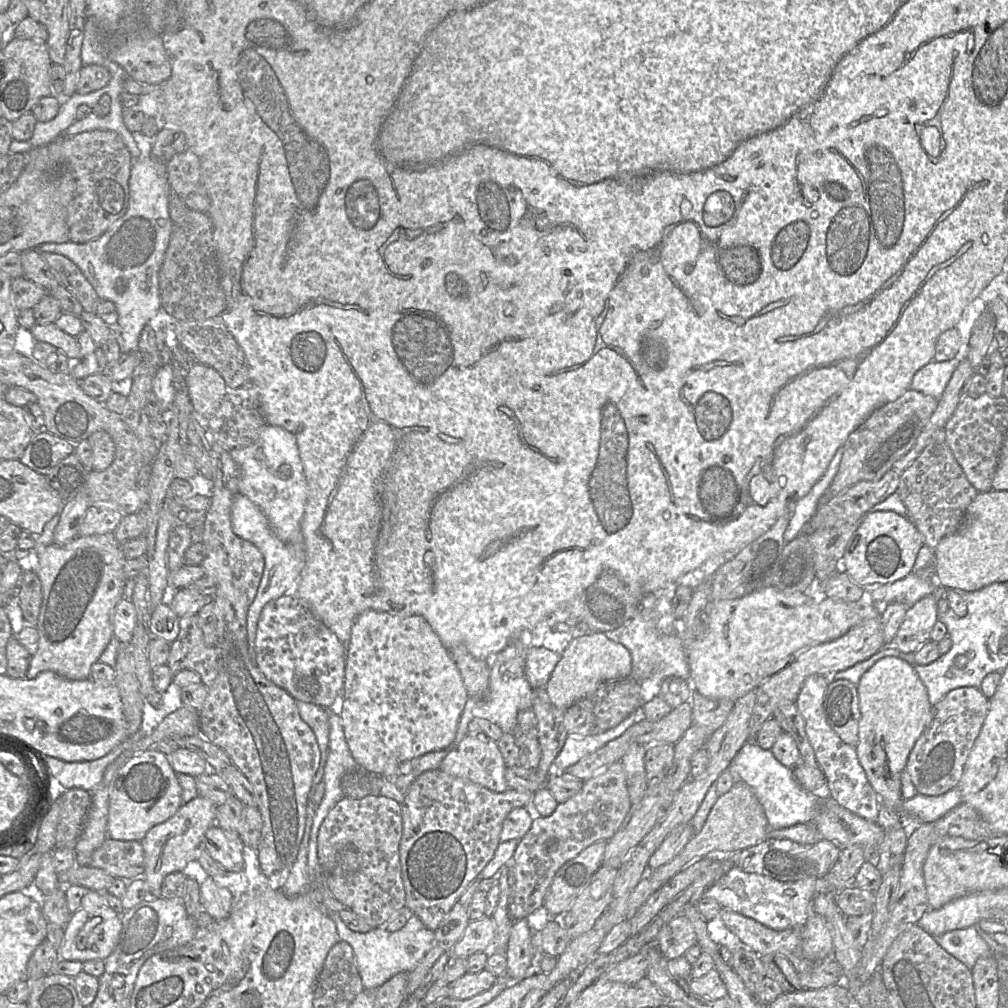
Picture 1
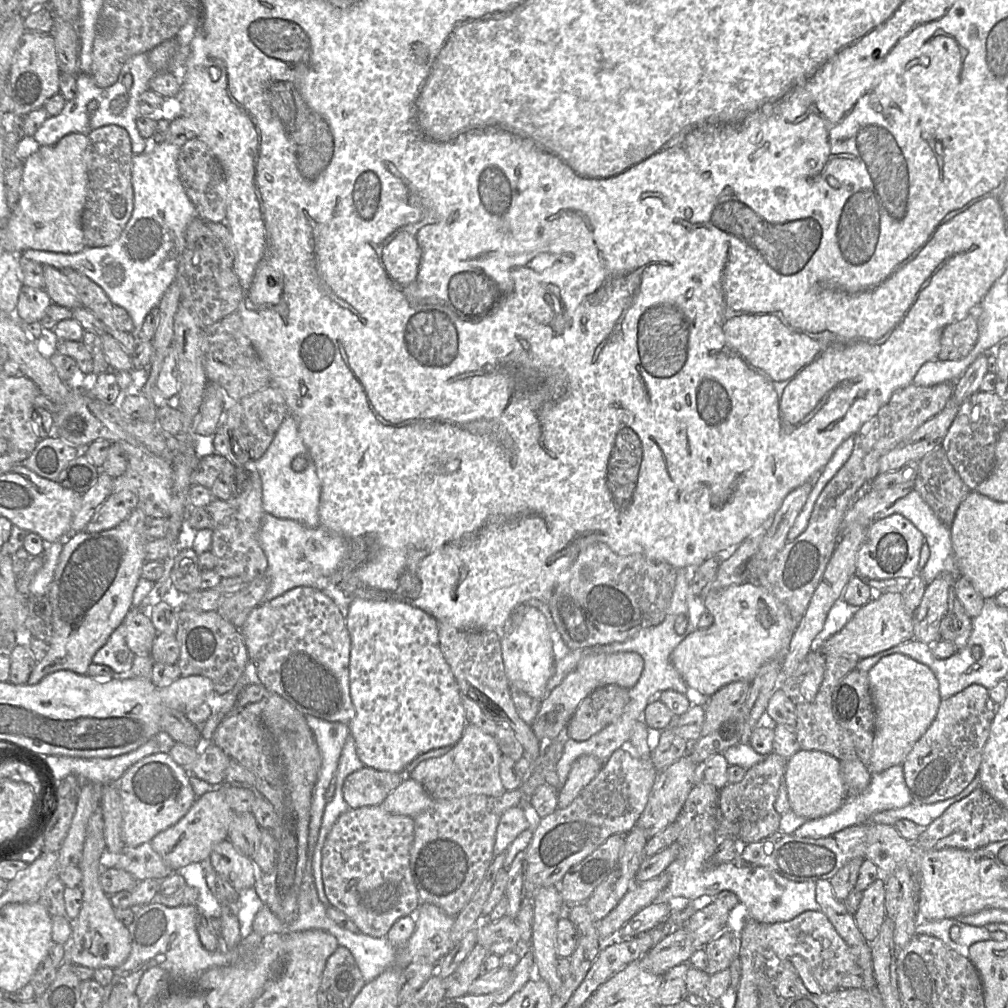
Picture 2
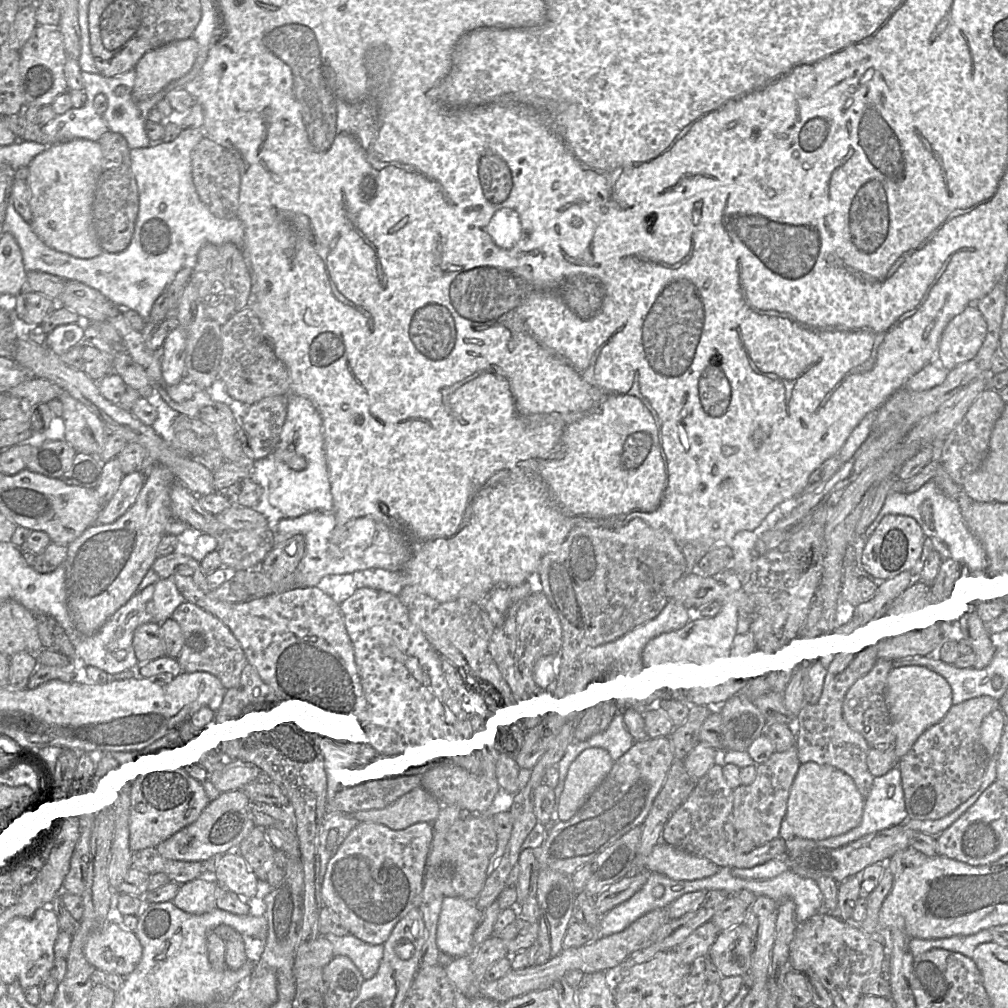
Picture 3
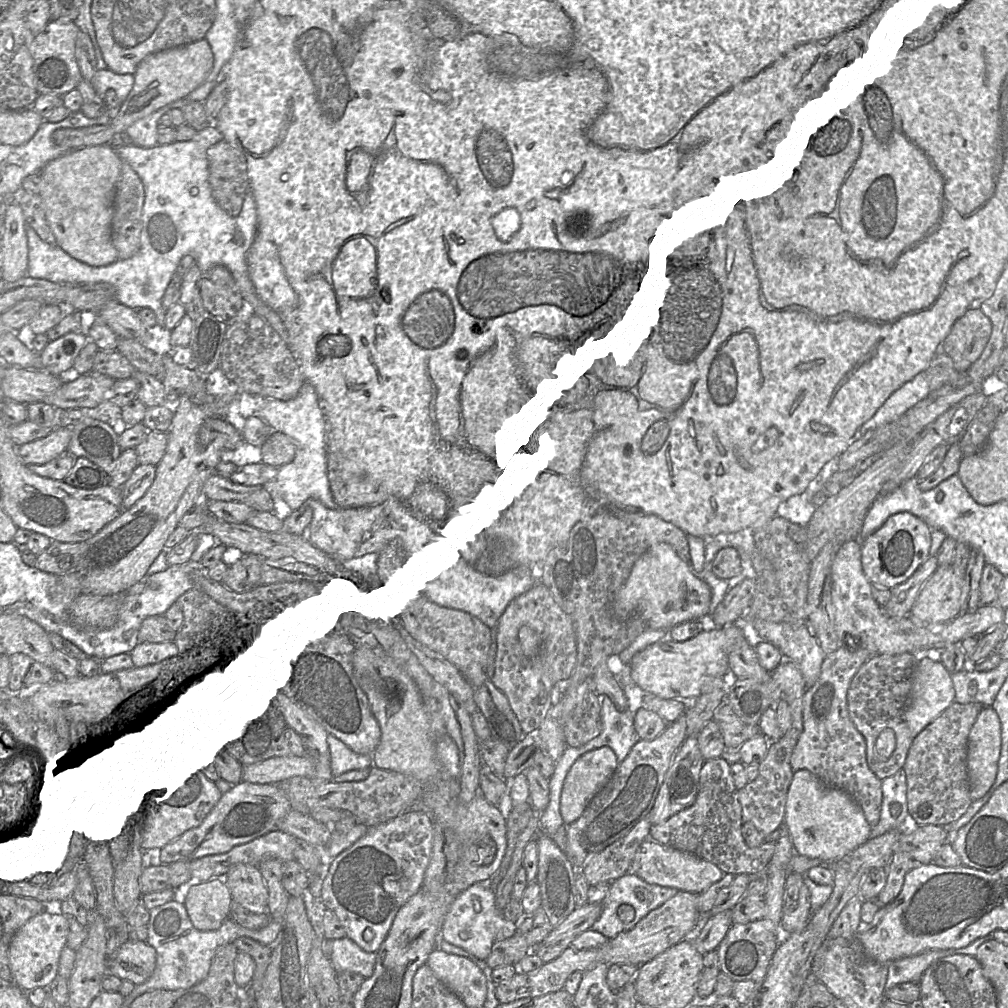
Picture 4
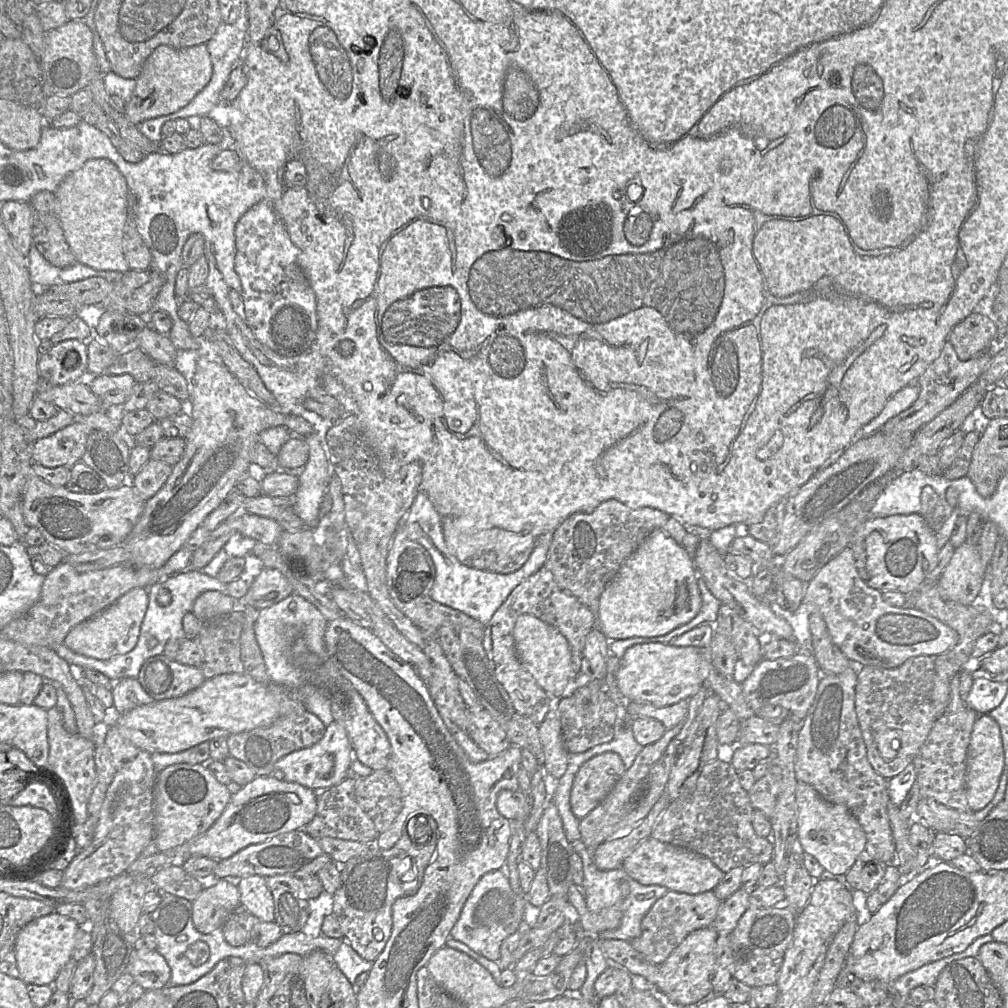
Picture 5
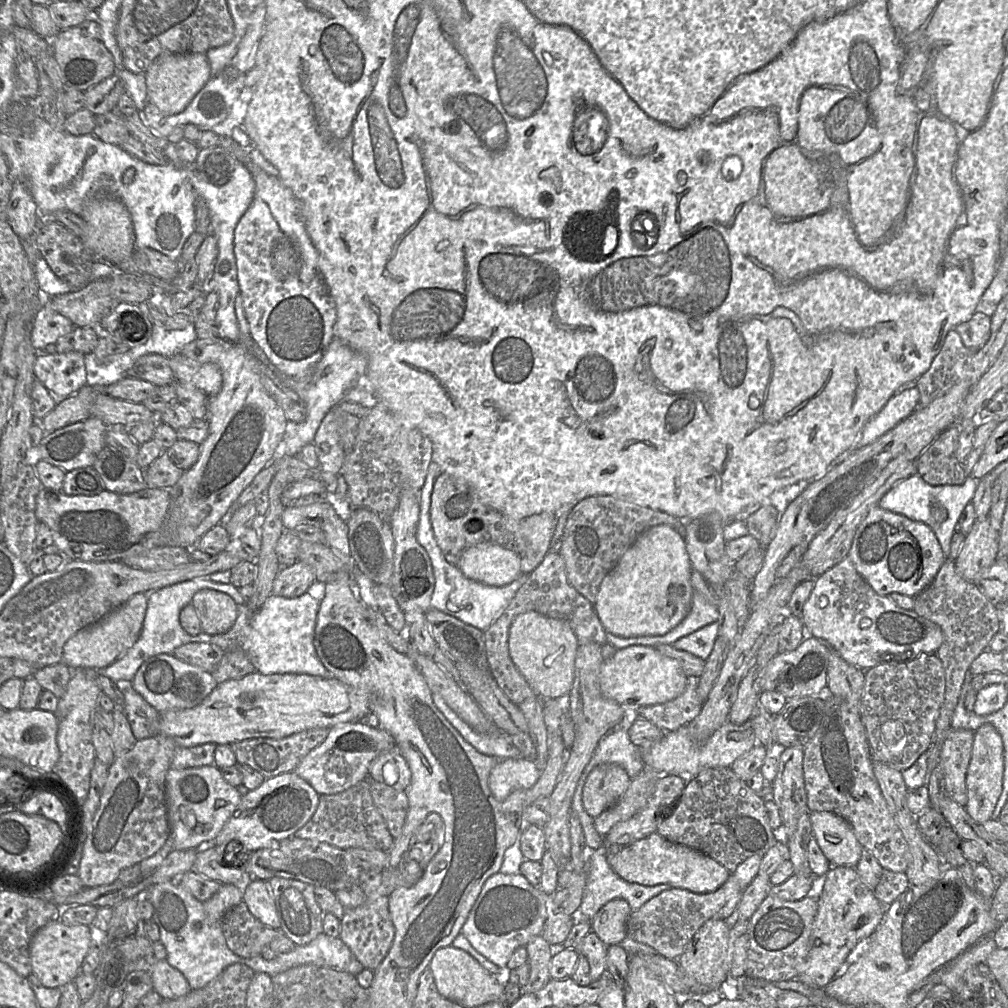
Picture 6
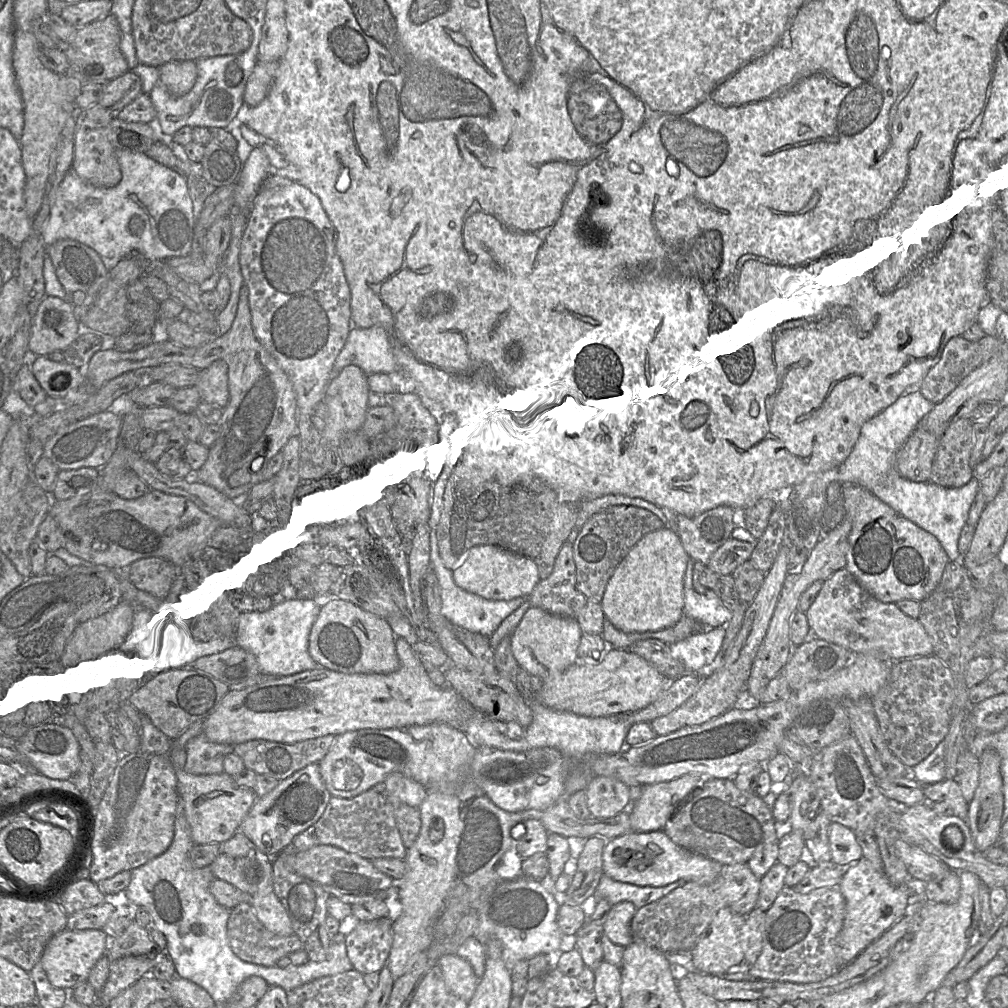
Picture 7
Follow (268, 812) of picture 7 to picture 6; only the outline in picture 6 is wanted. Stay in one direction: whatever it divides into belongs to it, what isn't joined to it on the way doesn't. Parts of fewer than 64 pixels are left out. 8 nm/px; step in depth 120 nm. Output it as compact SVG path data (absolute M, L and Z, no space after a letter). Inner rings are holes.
M295 771L266 778L258 788L249 790L242 796L234 814L212 844L227 845L231 840L238 840L248 851L269 848L292 836L312 818L318 807L319 797L317 791Z

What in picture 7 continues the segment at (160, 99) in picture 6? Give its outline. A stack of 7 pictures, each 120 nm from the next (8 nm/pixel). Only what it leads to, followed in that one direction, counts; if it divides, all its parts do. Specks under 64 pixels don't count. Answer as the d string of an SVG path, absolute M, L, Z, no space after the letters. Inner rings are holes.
M193 60L170 61L159 67L159 81L175 97L184 96L197 79L197 66Z

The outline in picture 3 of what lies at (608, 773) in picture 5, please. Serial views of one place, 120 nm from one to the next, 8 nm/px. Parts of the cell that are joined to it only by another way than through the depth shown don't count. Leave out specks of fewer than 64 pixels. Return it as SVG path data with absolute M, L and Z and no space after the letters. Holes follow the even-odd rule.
M598 746L584 749L571 762L559 797L558 820L567 821L575 815L609 773L613 763L609 752Z

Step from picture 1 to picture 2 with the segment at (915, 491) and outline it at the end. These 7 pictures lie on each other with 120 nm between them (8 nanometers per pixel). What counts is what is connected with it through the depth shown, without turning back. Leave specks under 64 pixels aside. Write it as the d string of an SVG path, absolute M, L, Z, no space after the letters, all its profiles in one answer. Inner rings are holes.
M942 447L935 448L919 461L913 488L949 528L960 504L971 491L949 462Z

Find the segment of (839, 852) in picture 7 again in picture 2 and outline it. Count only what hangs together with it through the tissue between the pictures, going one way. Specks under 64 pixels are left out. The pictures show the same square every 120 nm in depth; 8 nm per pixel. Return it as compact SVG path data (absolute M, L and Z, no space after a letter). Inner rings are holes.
M799 749L788 760L784 784L791 809L796 815L807 820L837 811L849 795L841 774L839 760L829 754L814 750Z

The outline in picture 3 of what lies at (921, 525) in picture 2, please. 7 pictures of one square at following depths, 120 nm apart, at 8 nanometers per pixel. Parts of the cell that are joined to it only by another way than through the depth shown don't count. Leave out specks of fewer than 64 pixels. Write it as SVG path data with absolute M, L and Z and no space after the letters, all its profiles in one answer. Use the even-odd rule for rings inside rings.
M933 480L928 481L918 491L912 494L893 493L887 496L883 508L878 514L877 518L867 528L867 530L863 534L863 538L858 538L855 544L856 564L858 564L858 571L859 571L859 566L861 565L861 559L863 557L867 542L869 541L869 539L871 538L877 527L880 525L883 518L889 515L901 515L901 516L911 517L922 528L925 536L928 537L925 540L924 550L923 550L923 564L925 564L925 567L931 562L931 560L935 557L937 553L946 562L956 561L960 563L965 569L970 570L973 574L990 573L990 566L986 552L982 544L979 542L979 540L970 532L970 530L966 526L961 515L958 501L944 495L937 488Z

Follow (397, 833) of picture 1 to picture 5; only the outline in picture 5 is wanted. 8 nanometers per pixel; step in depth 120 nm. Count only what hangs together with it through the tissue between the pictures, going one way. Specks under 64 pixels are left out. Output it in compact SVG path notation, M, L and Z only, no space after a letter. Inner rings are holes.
M421 814L421 815L416 815L416 816L414 816L414 815L413 815L413 816L409 816L407 820L409 820L409 819L412 818L412 817L417 818L417 817L419 817L419 816L424 816L425 818L428 819L429 824L428 824L428 826L427 826L427 829L429 830L429 833L428 833L429 836L427 835L426 837L421 838L421 837L416 836L415 833L414 833L414 839L412 840L411 837L410 837L410 835L409 835L409 833L408 833L408 827L407 827L407 822L406 822L400 839L396 842L396 844L395 844L392 848L386 849L386 850L382 850L382 849L378 848L378 847L376 846L375 843L373 843L373 844L370 844L370 847L369 847L368 849L366 849L364 852L362 852L361 854L359 854L359 855L357 855L357 856L354 856L353 858L349 859L347 862L345 862L345 863L337 863L337 864L339 864L339 872L340 872L340 876L341 876L341 883L340 883L340 886L338 887L338 889L337 889L337 890L335 891L335 893L332 895L332 896L333 896L333 915L336 917L336 919L337 919L338 922L339 922L341 931L342 931L342 933L343 933L343 941L347 941L347 942L351 945L351 947L352 947L363 959L365 959L365 960L367 960L367 961L374 962L374 961L377 959L377 957L378 957L378 956L382 953L382 951L384 950L384 947L385 947L386 943L388 942L390 936L391 936L391 933L392 933L392 926L393 926L393 920L392 920L392 906L393 906L394 902L395 902L398 898L400 898L400 897L409 896L409 895L413 894L413 893L418 889L418 887L419 887L420 884L421 884L421 881L422 881L422 878L423 878L423 874L424 874L424 871L425 871L426 867L430 864L430 862L431 862L431 861L433 860L433 858L434 858L434 854L435 854L435 852L436 852L436 845L437 845L437 823L436 823L435 819L432 818L431 816L425 816L425 815L422 815L422 814Z

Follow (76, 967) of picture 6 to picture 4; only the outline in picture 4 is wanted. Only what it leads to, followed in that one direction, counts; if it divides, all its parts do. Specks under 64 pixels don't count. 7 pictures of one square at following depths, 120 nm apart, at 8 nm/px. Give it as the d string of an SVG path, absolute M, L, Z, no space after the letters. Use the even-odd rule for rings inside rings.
M42 910L29 918L14 933L9 944L9 967L13 982L24 990L45 987L57 975L62 949L67 945L68 918Z

